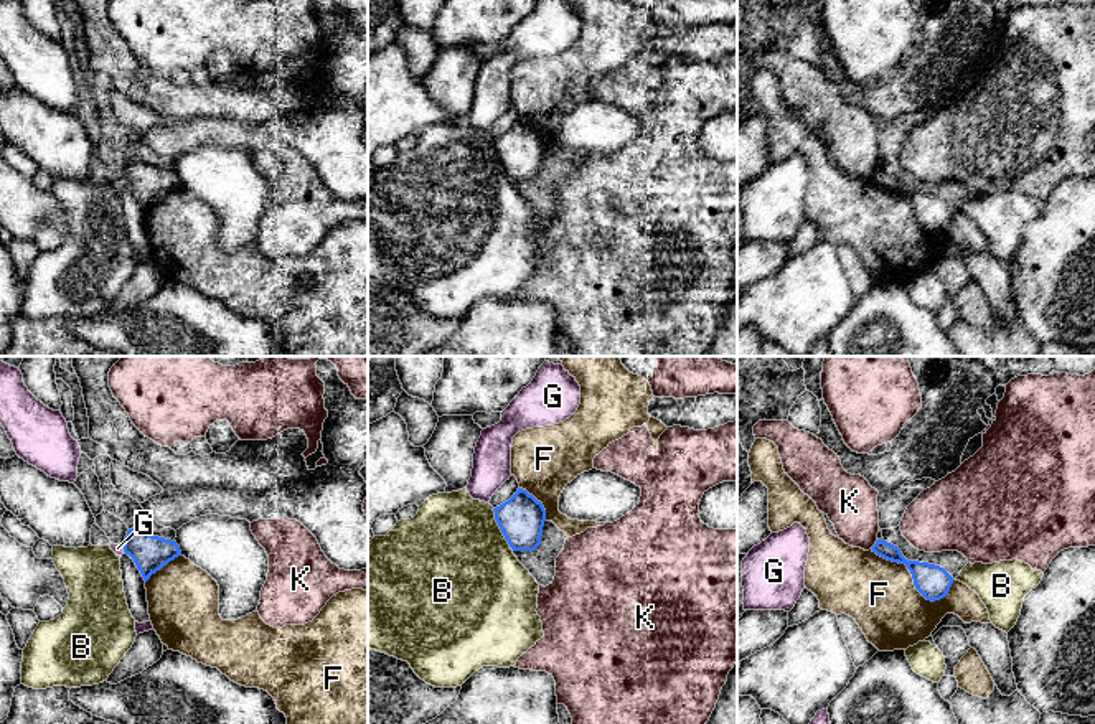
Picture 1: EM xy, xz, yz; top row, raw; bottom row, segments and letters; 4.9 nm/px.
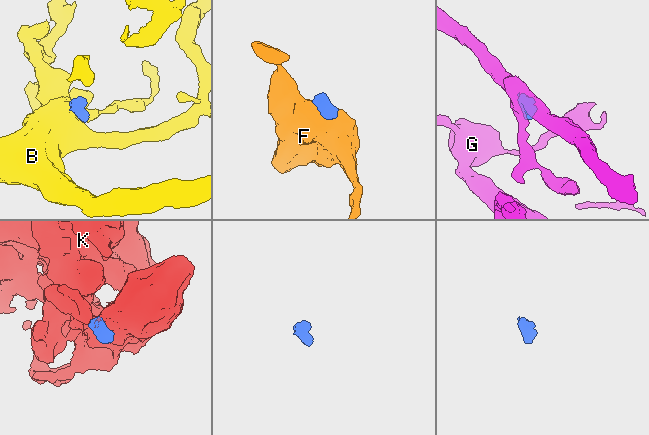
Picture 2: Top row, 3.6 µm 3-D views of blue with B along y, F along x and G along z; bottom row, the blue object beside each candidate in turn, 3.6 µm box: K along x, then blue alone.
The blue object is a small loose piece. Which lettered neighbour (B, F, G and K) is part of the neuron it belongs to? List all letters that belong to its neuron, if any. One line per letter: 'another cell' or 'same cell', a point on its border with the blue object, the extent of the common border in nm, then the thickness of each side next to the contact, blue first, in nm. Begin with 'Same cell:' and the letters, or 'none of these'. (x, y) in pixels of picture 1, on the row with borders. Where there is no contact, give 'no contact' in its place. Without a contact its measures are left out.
Same cell: K
B: another cell; contact xz (500, 528); length 220 nm; calibres 220 and 500 nm
F: another cell; contact yz (914, 582); length 440 nm; calibres 160 and 340 nm
G: another cell; contact xy (124, 548); length 40 nm; calibres 180 and 50 nm
K: same cell; contact yz (874, 545); length 60 nm; calibres 80 and 260 nm

